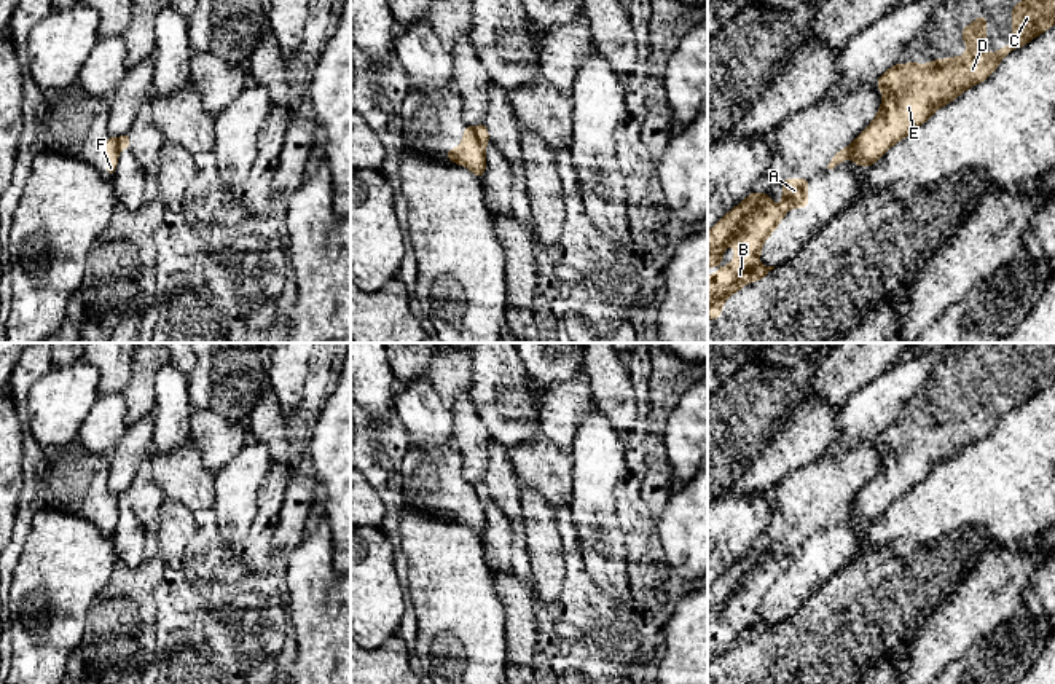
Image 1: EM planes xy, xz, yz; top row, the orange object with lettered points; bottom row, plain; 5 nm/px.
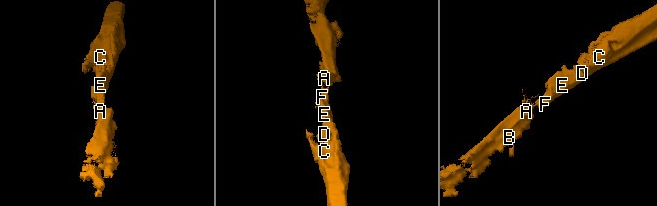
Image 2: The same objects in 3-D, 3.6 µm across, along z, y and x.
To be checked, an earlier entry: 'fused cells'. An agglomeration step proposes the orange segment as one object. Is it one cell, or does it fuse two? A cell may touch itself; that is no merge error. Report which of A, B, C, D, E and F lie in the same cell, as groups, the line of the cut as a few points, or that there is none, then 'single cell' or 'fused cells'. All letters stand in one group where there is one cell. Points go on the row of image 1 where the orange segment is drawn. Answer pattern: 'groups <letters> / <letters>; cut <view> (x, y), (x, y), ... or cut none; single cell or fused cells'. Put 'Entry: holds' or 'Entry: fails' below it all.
groups A B / C D E F; cut xz (472, 129), (483, 147); fused cells
Entry: holds

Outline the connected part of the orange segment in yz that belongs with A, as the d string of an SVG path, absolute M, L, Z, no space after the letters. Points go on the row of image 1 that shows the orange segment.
M782 179L782 206L776 206L768 193L752 191L743 202L731 209L722 220L719 220L708 231L708 268L722 261L727 244L735 247L733 261L708 277L708 319L714 322L722 314L724 301L735 292L739 292L744 284L765 279L775 266L760 266L759 258L762 254L763 241L773 234L775 228L781 223L782 217L792 207L808 207L808 179Z

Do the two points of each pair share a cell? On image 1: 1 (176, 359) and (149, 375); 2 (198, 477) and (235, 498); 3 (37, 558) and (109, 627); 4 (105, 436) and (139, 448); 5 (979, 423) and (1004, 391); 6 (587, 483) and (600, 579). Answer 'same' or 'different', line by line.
1: different
2: different
3: different
4: different
5: same
6: same

